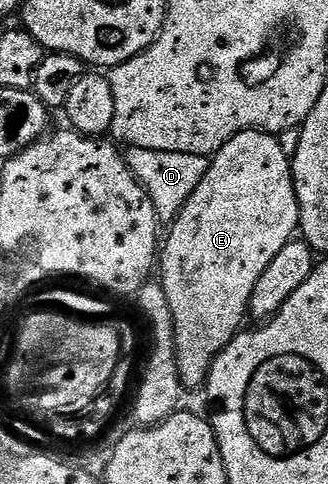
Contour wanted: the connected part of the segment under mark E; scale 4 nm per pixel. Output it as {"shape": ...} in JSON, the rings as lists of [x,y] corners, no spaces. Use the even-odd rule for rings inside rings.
{"shape":[[[254,129],[240,131],[238,135],[227,140],[218,149],[216,155],[212,156],[206,176],[203,177],[195,189],[195,193],[191,193],[187,205],[183,205],[183,209],[173,220],[168,228],[168,231],[170,230],[169,236],[166,239],[164,236],[163,246],[159,251],[159,275],[161,271],[159,282],[167,293],[167,305],[171,309],[171,317],[173,318],[173,348],[177,351],[177,368],[179,369],[182,388],[204,388],[205,380],[209,378],[209,370],[215,361],[215,357],[242,330],[243,324],[241,322],[246,322],[249,302],[251,301],[251,289],[255,289],[255,281],[259,281],[263,269],[267,269],[267,265],[271,265],[271,260],[279,254],[279,249],[283,249],[283,245],[287,245],[290,239],[298,234],[300,226],[301,214],[299,213],[297,194],[293,184],[293,164],[290,157],[283,153],[278,136],[268,131]]]}

